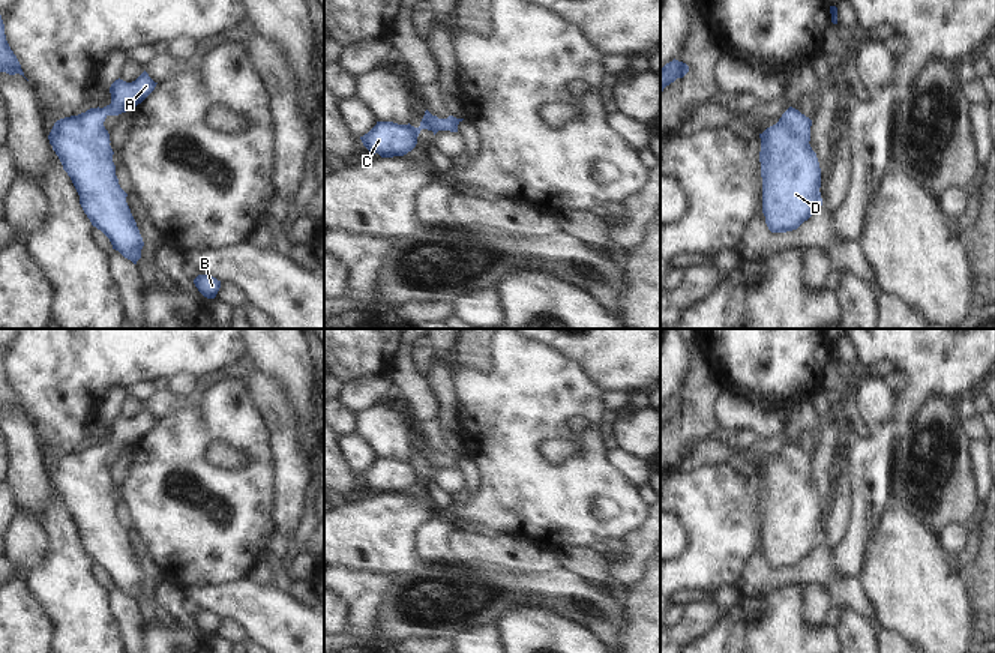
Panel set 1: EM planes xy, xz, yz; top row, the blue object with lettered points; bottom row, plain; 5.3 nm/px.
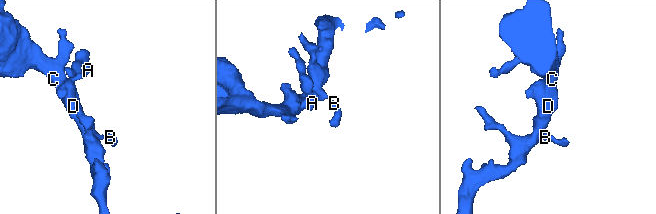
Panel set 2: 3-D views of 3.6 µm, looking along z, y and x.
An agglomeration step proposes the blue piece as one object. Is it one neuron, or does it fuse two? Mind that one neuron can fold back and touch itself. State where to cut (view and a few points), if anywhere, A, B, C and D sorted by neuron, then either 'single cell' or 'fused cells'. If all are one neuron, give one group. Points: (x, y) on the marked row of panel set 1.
no cut; A B C D; single cell

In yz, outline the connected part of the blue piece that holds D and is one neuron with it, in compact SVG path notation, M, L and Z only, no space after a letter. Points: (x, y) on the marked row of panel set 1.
M789 107L761 138L762 213L771 233L797 230L821 206L821 168L810 141L812 120Z

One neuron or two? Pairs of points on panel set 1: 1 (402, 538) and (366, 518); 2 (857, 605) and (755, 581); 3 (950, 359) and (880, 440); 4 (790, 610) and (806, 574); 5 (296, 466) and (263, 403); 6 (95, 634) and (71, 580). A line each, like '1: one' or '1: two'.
1: one
2: one
3: one
4: two
5: one
6: one

